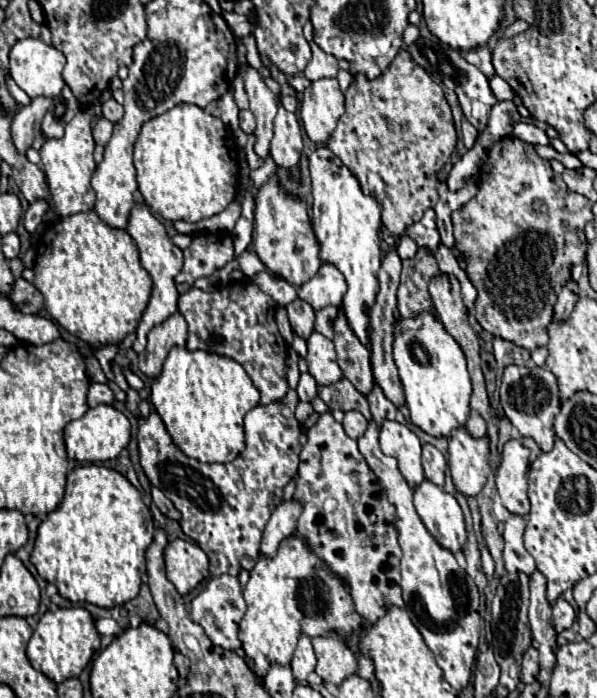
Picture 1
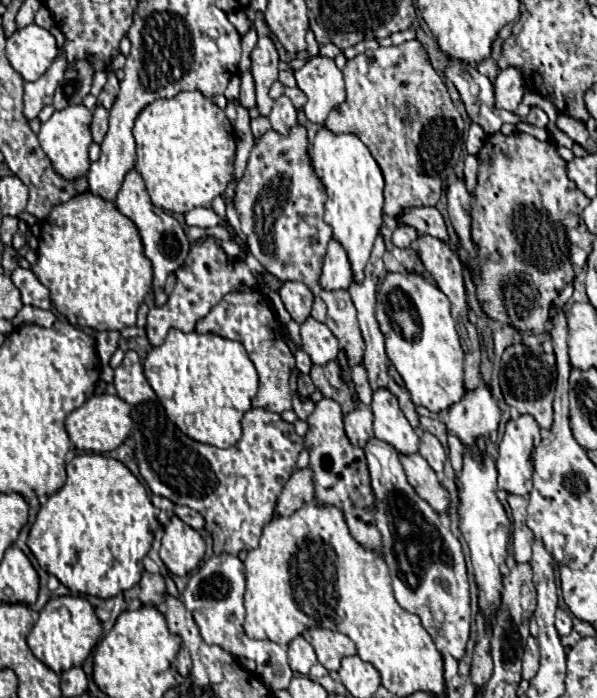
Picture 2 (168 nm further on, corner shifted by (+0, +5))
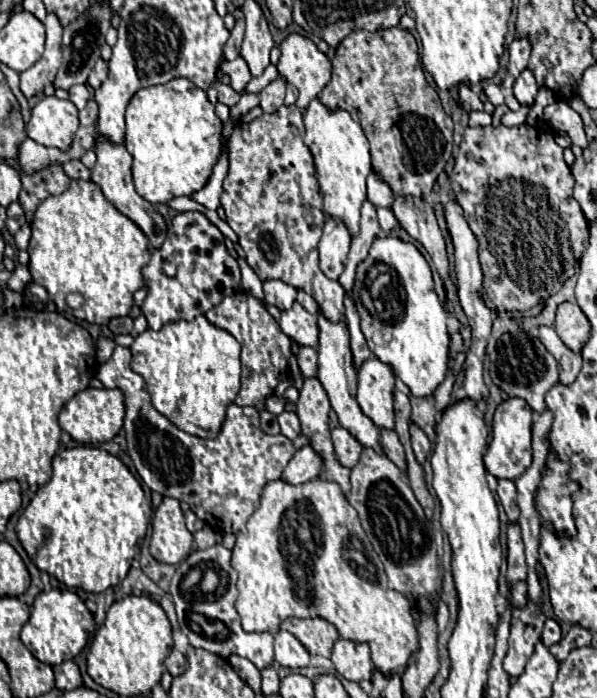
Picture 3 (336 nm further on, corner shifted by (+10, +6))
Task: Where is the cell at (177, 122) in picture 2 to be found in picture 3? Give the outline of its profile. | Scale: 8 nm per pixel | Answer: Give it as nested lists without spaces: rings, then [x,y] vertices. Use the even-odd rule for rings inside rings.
[[[172,79],[164,85],[156,87],[144,87],[134,93],[125,112],[125,139],[124,145],[133,157],[132,177],[136,191],[150,201],[166,203],[172,197],[178,195],[192,195],[194,191],[200,191],[208,177],[212,175],[212,167],[218,161],[220,155],[220,129],[222,121],[214,113],[214,105],[208,101],[208,95],[204,89],[198,89],[190,79]]]

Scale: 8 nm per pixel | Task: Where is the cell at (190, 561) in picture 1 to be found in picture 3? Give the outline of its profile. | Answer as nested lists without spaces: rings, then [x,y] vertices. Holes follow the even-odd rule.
[[[164,497],[152,521],[150,553],[162,563],[182,563],[194,549],[194,537],[186,529],[178,499]]]

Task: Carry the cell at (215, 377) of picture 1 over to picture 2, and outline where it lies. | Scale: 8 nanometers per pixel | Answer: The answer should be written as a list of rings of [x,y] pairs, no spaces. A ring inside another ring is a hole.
[[[172,328],[164,344],[148,352],[144,374],[166,416],[192,440],[230,448],[242,438],[240,420],[252,408],[252,398],[258,392],[258,374],[240,342],[216,334],[184,334]],[[186,414],[194,416],[192,426],[186,426]]]

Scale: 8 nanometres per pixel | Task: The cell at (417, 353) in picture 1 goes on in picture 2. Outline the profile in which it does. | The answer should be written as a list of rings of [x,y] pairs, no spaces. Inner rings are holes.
[[[388,272],[378,288],[378,306],[376,318],[380,322],[380,330],[386,338],[386,354],[392,360],[394,368],[402,376],[412,402],[416,408],[426,408],[434,414],[448,410],[452,404],[462,400],[464,396],[464,350],[458,340],[458,332],[454,320],[450,316],[448,298],[428,280],[418,274],[392,274]]]

